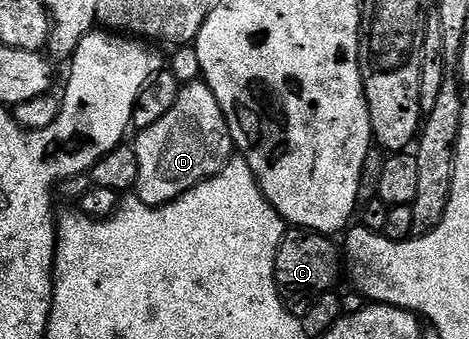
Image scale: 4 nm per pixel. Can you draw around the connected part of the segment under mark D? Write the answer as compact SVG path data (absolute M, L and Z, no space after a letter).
M204 81L184 84L167 117L155 121L155 125L140 132L136 138L139 177L135 195L149 207L163 207L173 202L183 192L220 173L235 155L223 109L219 109L215 93L211 93Z

